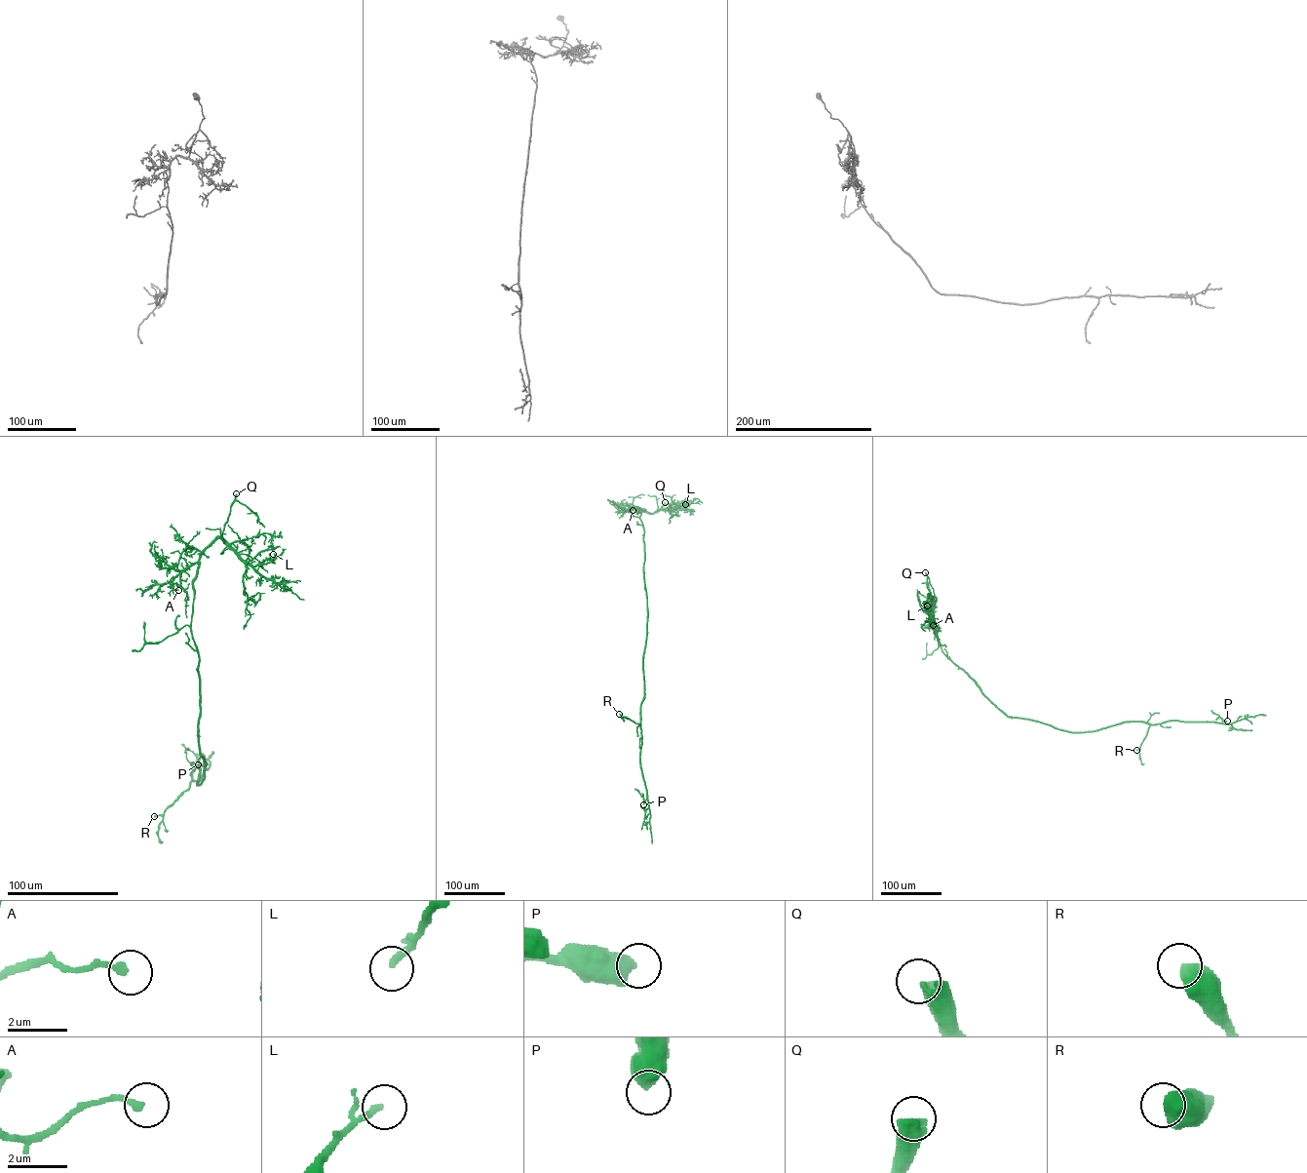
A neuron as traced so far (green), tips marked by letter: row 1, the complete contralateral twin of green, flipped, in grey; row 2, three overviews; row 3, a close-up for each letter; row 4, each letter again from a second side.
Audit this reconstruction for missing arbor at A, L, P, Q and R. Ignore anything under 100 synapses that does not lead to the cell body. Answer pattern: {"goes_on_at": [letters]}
{"goes_on_at": ["Q"]}

